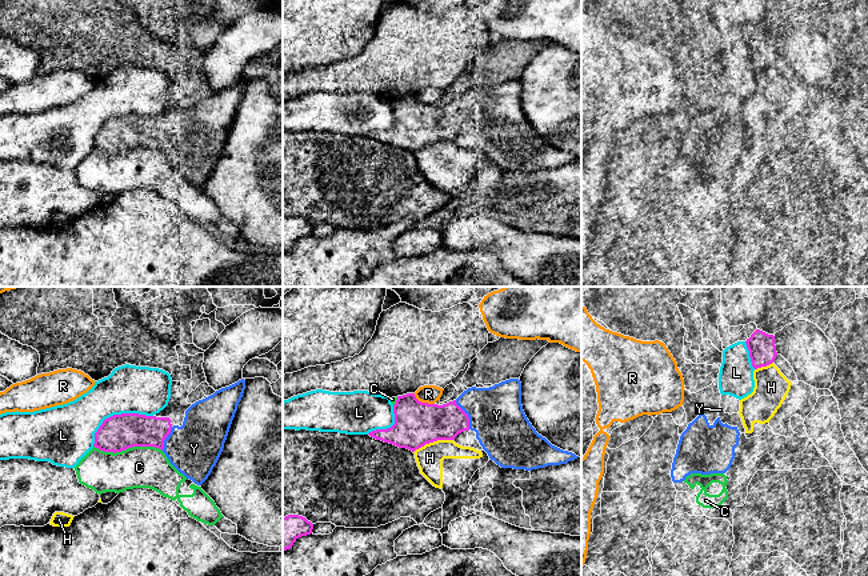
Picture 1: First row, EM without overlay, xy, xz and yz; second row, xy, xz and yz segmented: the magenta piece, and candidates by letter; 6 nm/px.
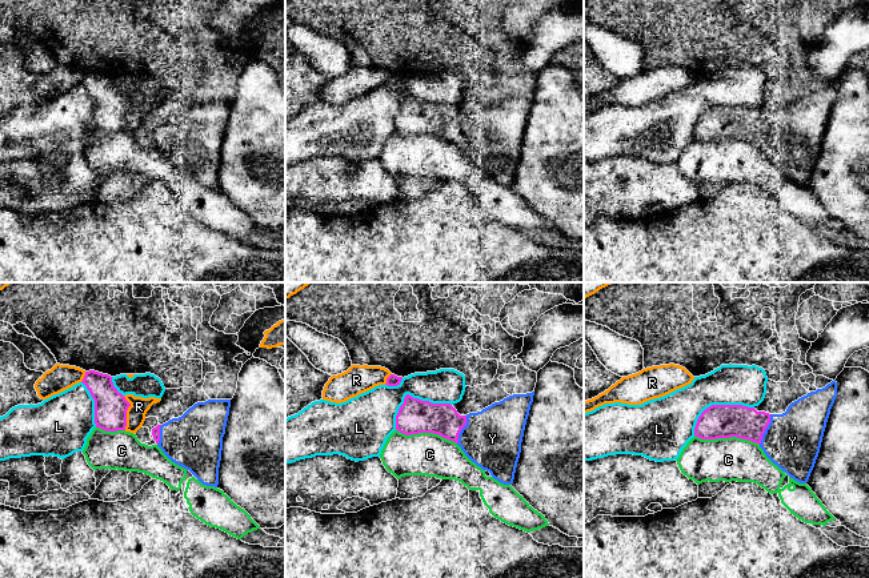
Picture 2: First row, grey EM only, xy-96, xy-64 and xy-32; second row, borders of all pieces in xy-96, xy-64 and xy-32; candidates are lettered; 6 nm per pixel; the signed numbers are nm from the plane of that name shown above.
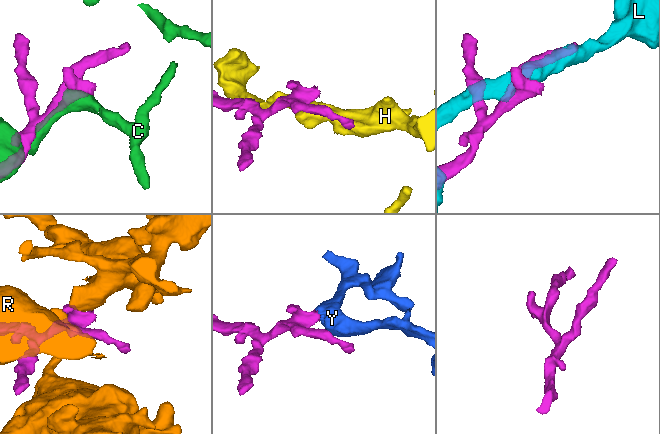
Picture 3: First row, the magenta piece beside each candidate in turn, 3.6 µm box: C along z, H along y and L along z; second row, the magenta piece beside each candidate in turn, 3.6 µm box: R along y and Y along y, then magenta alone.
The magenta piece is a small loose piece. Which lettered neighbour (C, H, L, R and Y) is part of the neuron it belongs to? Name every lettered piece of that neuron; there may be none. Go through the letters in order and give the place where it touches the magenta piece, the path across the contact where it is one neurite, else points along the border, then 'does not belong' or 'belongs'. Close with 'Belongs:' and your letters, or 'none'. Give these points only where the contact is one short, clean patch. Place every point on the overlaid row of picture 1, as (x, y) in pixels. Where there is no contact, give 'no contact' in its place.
C: contact xy (128, 447); does not belong
H: contact xz (432, 442); does not belong
L: contact xy (115, 415); does not belong
R: contact xz (423, 403); does not belong
Y: contact xz (467, 415); belongs
Belongs: Y

